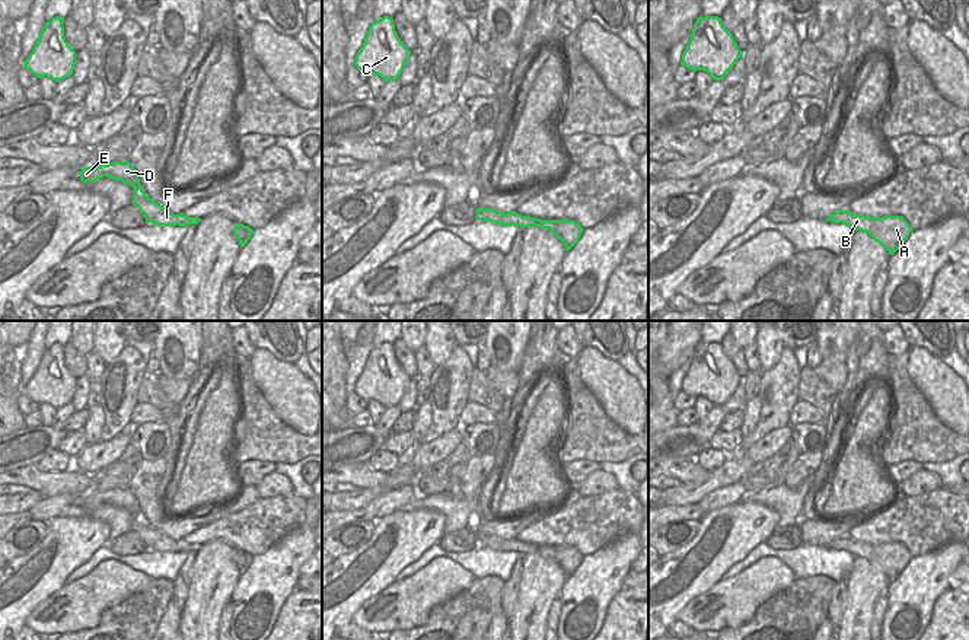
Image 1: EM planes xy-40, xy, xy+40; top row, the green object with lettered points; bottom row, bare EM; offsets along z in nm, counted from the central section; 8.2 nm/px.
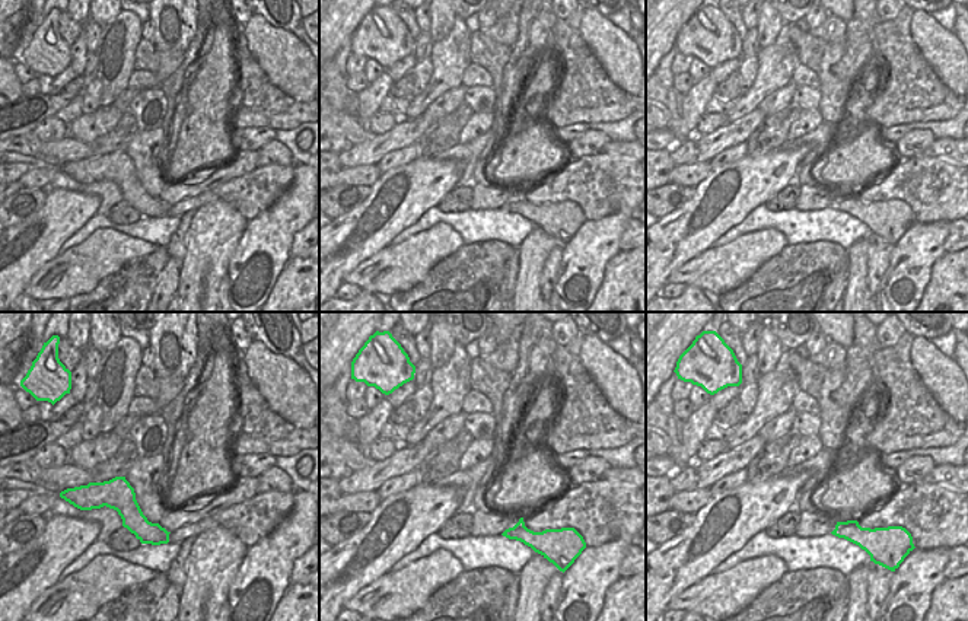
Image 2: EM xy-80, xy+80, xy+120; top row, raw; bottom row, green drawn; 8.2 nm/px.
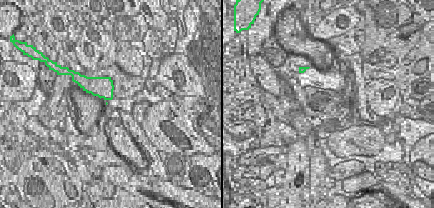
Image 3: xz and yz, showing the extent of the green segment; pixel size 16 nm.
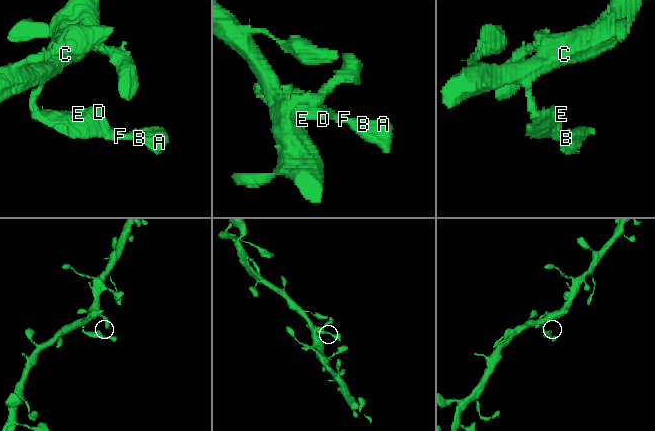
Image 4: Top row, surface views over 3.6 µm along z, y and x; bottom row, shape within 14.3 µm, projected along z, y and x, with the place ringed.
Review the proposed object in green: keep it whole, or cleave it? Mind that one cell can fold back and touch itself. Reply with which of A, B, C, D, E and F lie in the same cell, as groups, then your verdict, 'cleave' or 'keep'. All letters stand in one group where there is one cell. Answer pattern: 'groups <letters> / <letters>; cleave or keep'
groups A B / C D E F; cleave

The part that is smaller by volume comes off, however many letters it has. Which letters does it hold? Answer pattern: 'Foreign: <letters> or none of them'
Foreign: A, B

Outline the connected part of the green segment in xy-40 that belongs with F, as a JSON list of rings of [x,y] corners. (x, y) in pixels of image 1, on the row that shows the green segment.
[[[128,160],[112,162],[98,168],[86,166],[79,172],[79,175],[83,182],[95,182],[108,176],[131,185],[134,188],[133,204],[137,206],[144,214],[146,223],[154,223],[157,226],[176,226],[179,222],[187,220],[187,216],[181,217],[179,214],[173,214],[146,195],[140,185],[138,173]]]

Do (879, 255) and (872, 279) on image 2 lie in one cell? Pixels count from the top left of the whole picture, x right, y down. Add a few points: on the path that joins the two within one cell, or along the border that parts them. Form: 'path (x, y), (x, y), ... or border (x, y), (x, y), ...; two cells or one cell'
path (878, 261), (876, 273); one cell

